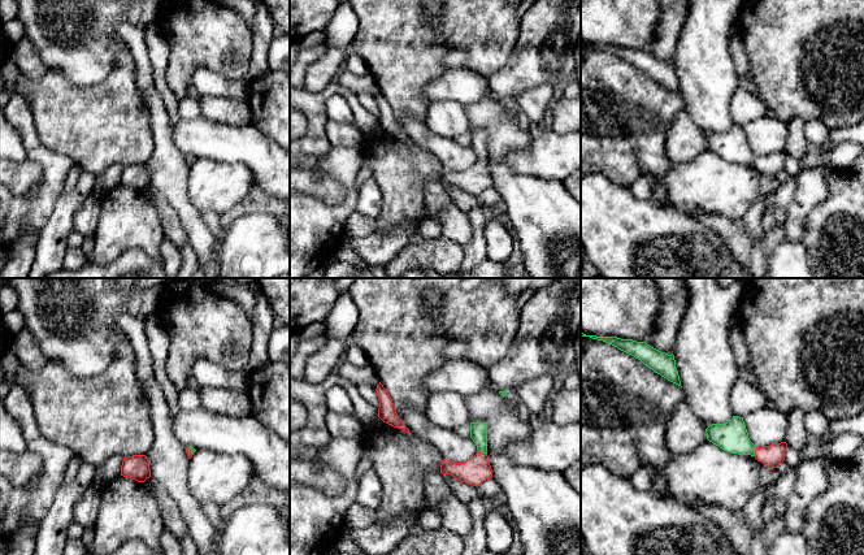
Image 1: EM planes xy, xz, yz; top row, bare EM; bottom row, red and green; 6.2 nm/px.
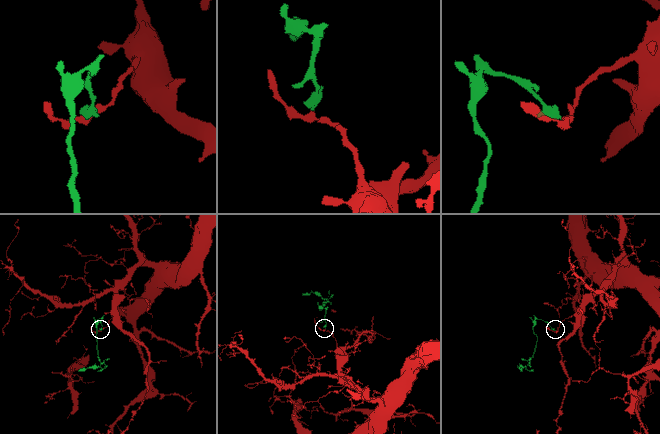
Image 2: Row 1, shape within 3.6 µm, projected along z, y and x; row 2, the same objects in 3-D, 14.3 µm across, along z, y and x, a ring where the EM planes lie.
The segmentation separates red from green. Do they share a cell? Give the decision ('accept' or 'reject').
accept

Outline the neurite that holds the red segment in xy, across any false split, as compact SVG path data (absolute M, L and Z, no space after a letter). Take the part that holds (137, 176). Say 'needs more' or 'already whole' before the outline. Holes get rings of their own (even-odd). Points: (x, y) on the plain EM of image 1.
already whole | M133 164L123 166L121 185L138 191L144 191L151 186L149 170L146 164Z

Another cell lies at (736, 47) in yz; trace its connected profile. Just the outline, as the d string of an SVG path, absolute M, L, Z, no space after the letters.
M742 36L729 42L729 52L731 55L734 66L737 69L737 75L739 78L754 81L751 70L750 70L748 60L746 56L744 45L742 42Z

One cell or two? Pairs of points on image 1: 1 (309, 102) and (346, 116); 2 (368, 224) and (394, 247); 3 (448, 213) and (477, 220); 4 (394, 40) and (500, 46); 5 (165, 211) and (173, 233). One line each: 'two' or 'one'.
1: two
2: two
3: two
4: one
5: one

